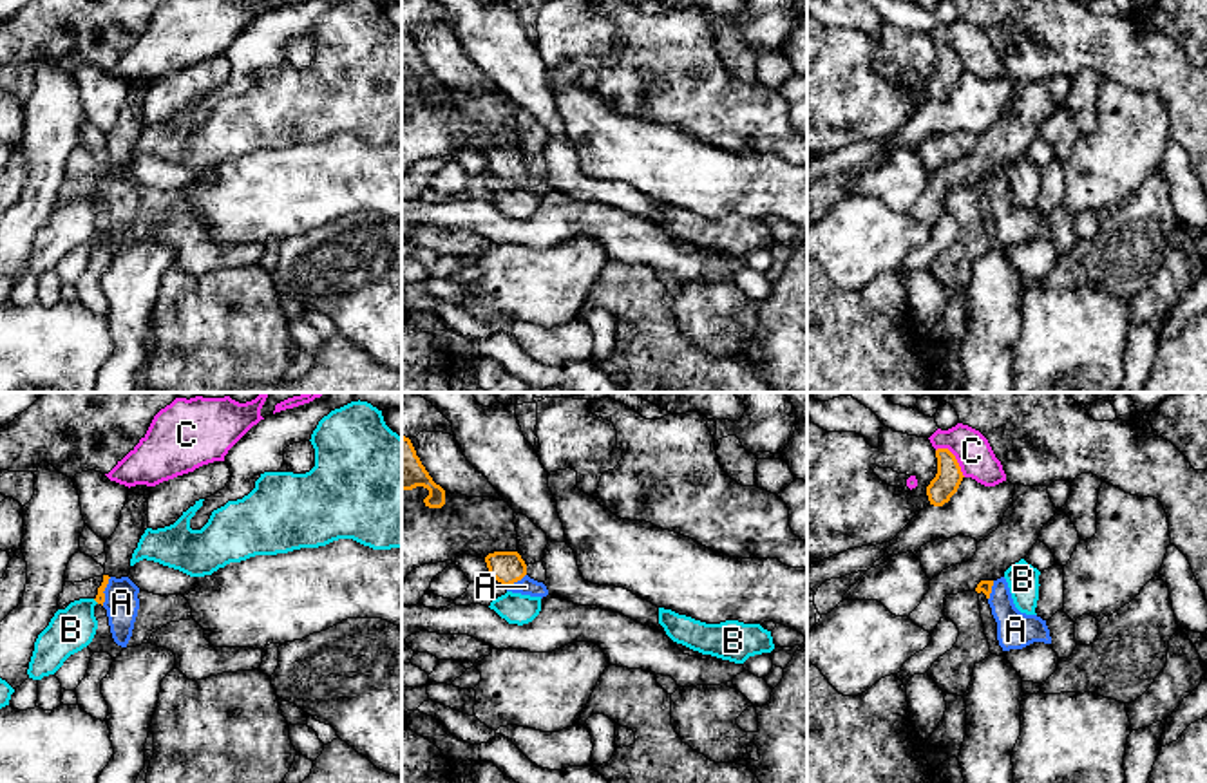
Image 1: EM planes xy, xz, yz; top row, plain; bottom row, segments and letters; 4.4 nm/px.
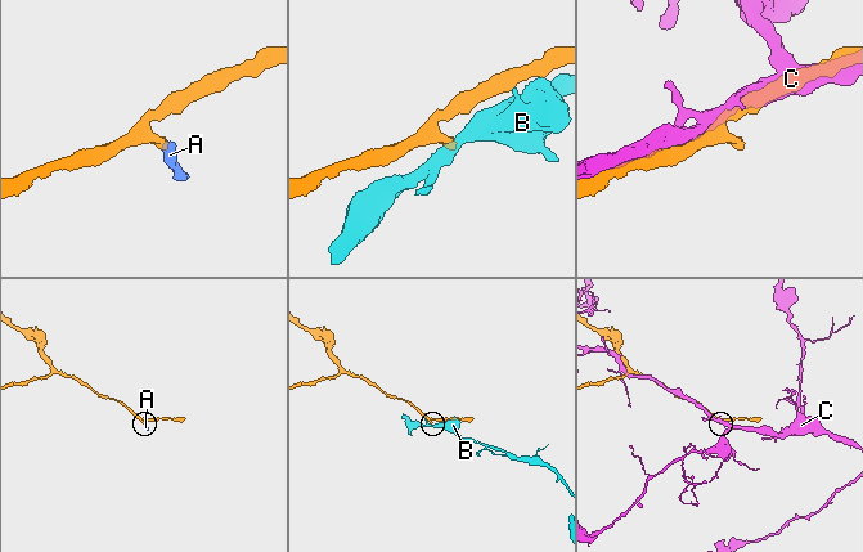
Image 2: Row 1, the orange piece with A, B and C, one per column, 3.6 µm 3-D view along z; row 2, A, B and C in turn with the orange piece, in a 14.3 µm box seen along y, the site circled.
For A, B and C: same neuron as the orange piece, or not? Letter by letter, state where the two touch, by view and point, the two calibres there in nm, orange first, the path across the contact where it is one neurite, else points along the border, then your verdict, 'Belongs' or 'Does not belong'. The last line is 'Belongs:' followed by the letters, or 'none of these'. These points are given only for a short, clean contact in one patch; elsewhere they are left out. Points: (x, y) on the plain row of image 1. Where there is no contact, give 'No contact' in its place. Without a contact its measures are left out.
A: Touches orange at xy (104, 185). Thickness 50 nm (orange) against 150 nm. Path across: xy (100, 192), (104, 185), (122, 198). Belongs
B: Touches orange at xy (96, 196). Thickness 50 nm (orange) against 200 nm. Boundary: xy (93, 194), (98, 198). Does not belong
C: Touches orange at yz (954, 53). Thickness 120 nm (orange) against 160 nm. Does not belong
Belongs: A

